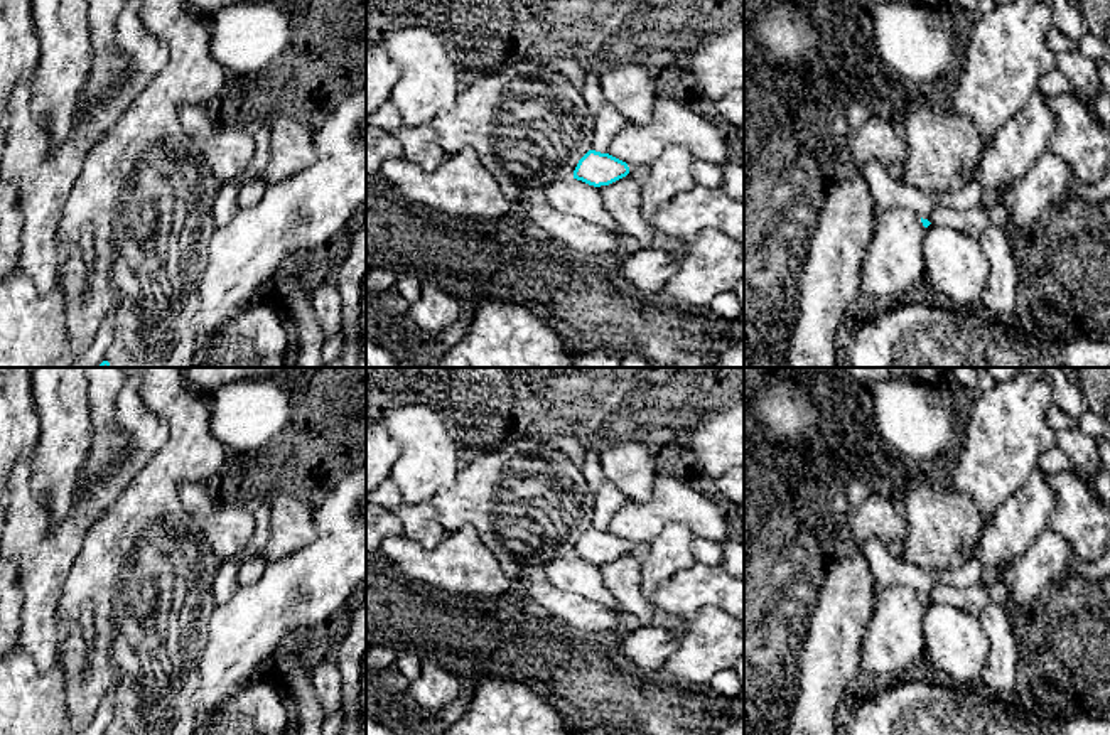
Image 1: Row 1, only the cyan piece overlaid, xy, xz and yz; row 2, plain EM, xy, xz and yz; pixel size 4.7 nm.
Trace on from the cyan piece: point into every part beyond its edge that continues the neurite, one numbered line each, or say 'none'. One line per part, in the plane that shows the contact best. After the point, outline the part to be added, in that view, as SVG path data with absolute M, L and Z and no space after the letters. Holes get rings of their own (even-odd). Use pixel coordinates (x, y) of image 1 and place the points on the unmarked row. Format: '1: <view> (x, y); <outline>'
none

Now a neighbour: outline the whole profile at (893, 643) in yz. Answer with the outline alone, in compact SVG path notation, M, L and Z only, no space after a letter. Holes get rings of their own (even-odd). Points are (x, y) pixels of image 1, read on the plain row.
M887 585L876 598L872 617L860 639L860 668L874 678L913 676L923 669L926 605L921 595L901 585Z

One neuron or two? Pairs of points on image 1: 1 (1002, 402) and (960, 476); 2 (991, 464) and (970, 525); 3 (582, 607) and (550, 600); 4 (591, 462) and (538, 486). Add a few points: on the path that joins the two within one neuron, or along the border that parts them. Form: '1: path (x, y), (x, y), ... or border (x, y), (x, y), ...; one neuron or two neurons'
1: path (1002, 420), (1002, 434), (979, 457); one neuron
2: border (947, 486), (965, 494), (989, 523); two neurons
3: path (574, 607), (559, 604); one neuron
4: border (579, 467), (592, 493); two neurons

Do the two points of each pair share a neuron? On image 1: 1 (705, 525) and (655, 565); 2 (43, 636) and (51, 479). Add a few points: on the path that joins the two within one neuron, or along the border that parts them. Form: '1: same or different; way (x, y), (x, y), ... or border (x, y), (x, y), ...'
1: different; border (695, 535), (684, 523), (668, 523), (655, 540)
2: different; border (31, 477), (32, 494), (56, 523)

